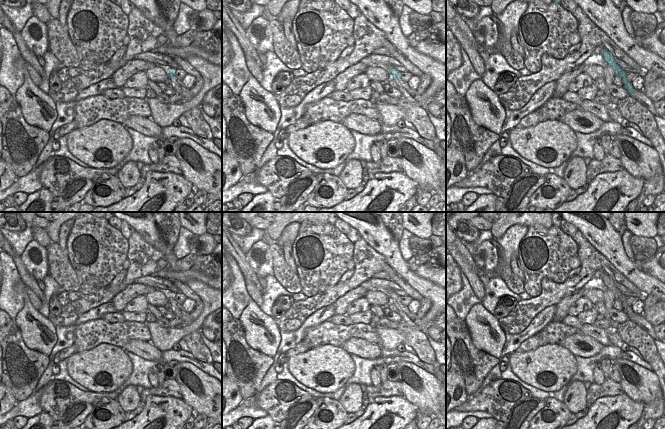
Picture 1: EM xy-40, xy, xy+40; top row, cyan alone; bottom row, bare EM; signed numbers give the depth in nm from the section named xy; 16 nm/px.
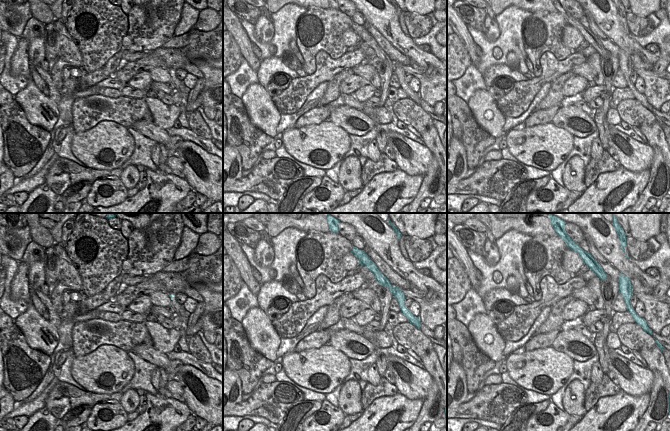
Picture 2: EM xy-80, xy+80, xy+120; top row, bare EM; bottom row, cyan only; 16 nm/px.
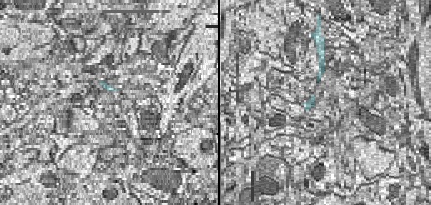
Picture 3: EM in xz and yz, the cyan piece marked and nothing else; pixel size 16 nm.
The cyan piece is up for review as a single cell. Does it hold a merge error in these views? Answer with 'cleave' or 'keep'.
cleave

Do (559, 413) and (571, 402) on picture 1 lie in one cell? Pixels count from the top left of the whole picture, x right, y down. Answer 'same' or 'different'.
different

